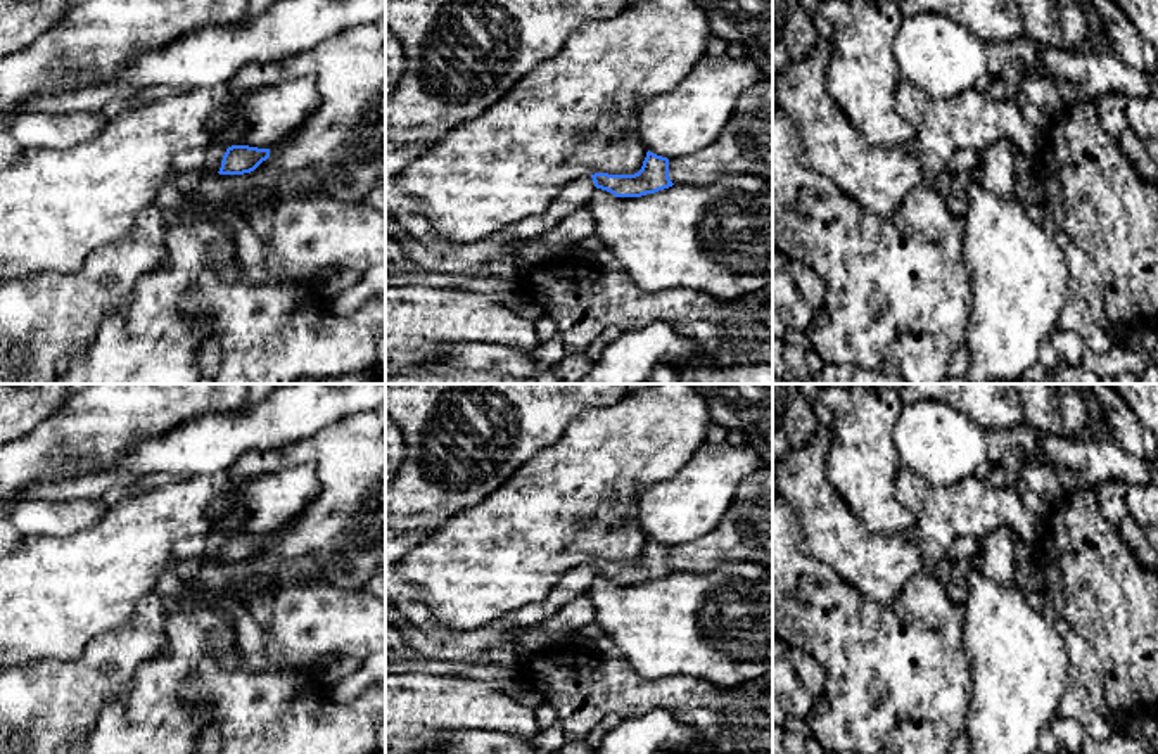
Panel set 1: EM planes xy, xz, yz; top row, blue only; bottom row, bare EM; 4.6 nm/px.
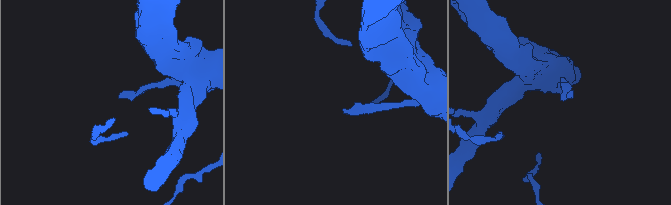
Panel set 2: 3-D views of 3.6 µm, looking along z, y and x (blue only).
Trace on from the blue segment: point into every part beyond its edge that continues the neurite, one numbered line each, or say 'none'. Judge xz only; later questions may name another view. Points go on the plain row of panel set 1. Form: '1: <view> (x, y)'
1: xz (576, 581)

